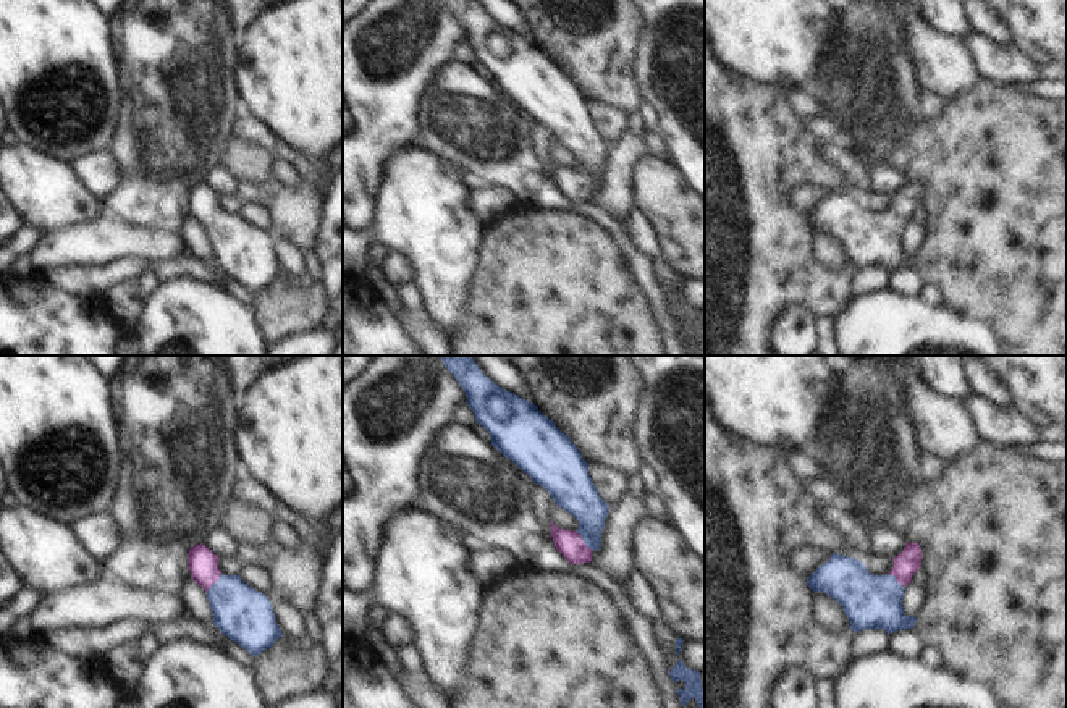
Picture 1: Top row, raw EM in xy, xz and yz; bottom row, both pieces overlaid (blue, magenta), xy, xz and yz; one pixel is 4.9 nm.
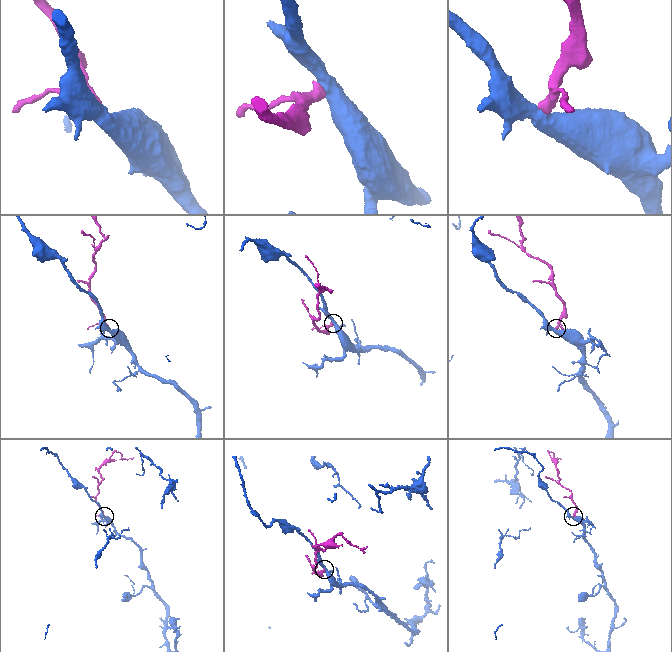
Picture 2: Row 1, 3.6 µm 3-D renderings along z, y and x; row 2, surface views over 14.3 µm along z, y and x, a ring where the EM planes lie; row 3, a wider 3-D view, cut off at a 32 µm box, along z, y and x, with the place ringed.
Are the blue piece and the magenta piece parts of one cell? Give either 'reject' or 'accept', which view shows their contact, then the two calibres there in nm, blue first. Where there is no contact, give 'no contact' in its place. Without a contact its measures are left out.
accept; contact in xz; calibres 200 and 140 nm

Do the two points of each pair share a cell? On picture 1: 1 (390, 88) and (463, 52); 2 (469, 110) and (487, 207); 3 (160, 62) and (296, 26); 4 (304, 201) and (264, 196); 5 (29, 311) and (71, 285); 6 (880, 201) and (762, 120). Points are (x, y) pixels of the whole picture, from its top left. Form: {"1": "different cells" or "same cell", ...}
{"1": "different cells", "2": "different cells", "3": "different cells", "4": "same cell", "5": "different cells", "6": "different cells"}

